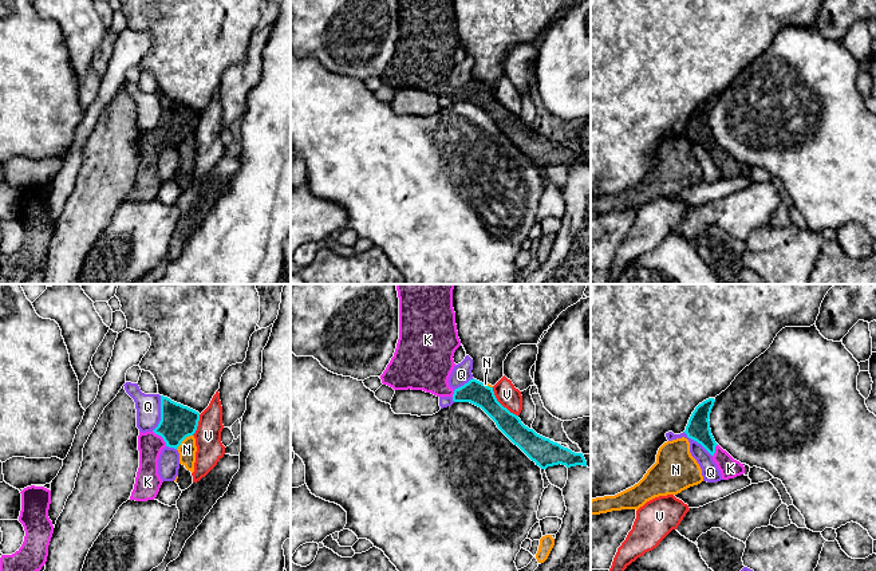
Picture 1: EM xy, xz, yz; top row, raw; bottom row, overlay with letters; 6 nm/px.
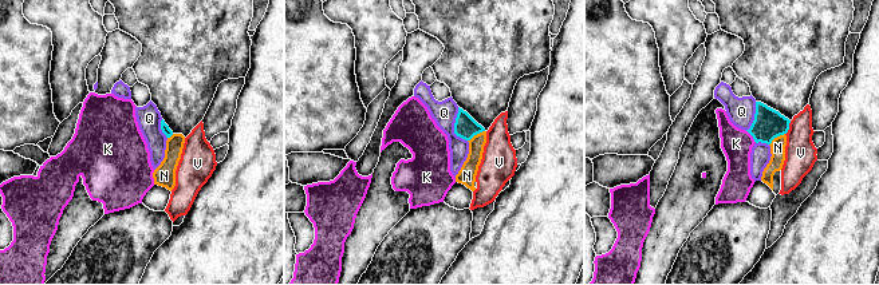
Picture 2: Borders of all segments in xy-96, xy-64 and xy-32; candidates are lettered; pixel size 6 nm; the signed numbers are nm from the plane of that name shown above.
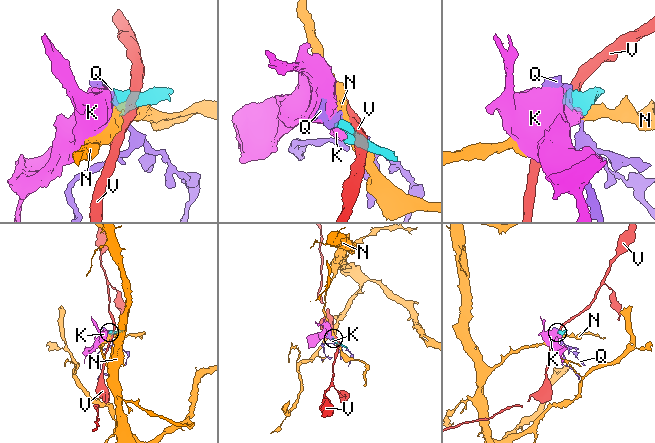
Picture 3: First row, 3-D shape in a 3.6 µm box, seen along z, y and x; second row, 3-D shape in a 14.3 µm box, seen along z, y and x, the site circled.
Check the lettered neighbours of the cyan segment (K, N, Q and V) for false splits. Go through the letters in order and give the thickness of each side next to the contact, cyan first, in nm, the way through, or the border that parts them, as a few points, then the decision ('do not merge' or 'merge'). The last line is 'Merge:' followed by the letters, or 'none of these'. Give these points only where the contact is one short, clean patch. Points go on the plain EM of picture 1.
K: calibres 200 and 150 nm; way xy (177, 122), (161, 136), (150, 145); merge
N: calibres 200 and 100 nm; do not merge
Q: calibres 200 and 150 nm; border xy (161, 95), (161, 119), (153, 130); do not merge
V: calibres 140 and 140 nm; border xz (492, 87), (496, 98), (517, 115); do not merge
Merge: K

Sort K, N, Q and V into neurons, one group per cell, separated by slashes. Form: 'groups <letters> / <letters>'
groups K / N / Q / V

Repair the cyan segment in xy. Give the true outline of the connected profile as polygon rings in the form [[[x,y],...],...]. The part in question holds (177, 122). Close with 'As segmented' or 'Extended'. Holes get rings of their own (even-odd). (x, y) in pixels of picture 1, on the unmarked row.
[[[161,95],[161,121],[158,126],[138,135],[139,168],[130,200],[154,200],[162,185],[158,158],[163,147],[178,149],[181,142],[197,130],[200,113]]]. Extended

